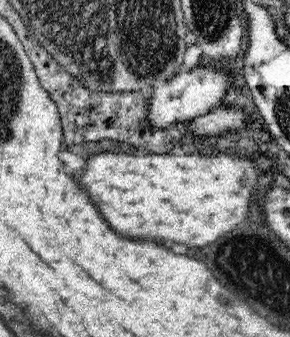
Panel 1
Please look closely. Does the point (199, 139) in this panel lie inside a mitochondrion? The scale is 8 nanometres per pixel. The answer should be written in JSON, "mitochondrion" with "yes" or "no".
{"mitochondrion":"no"}

